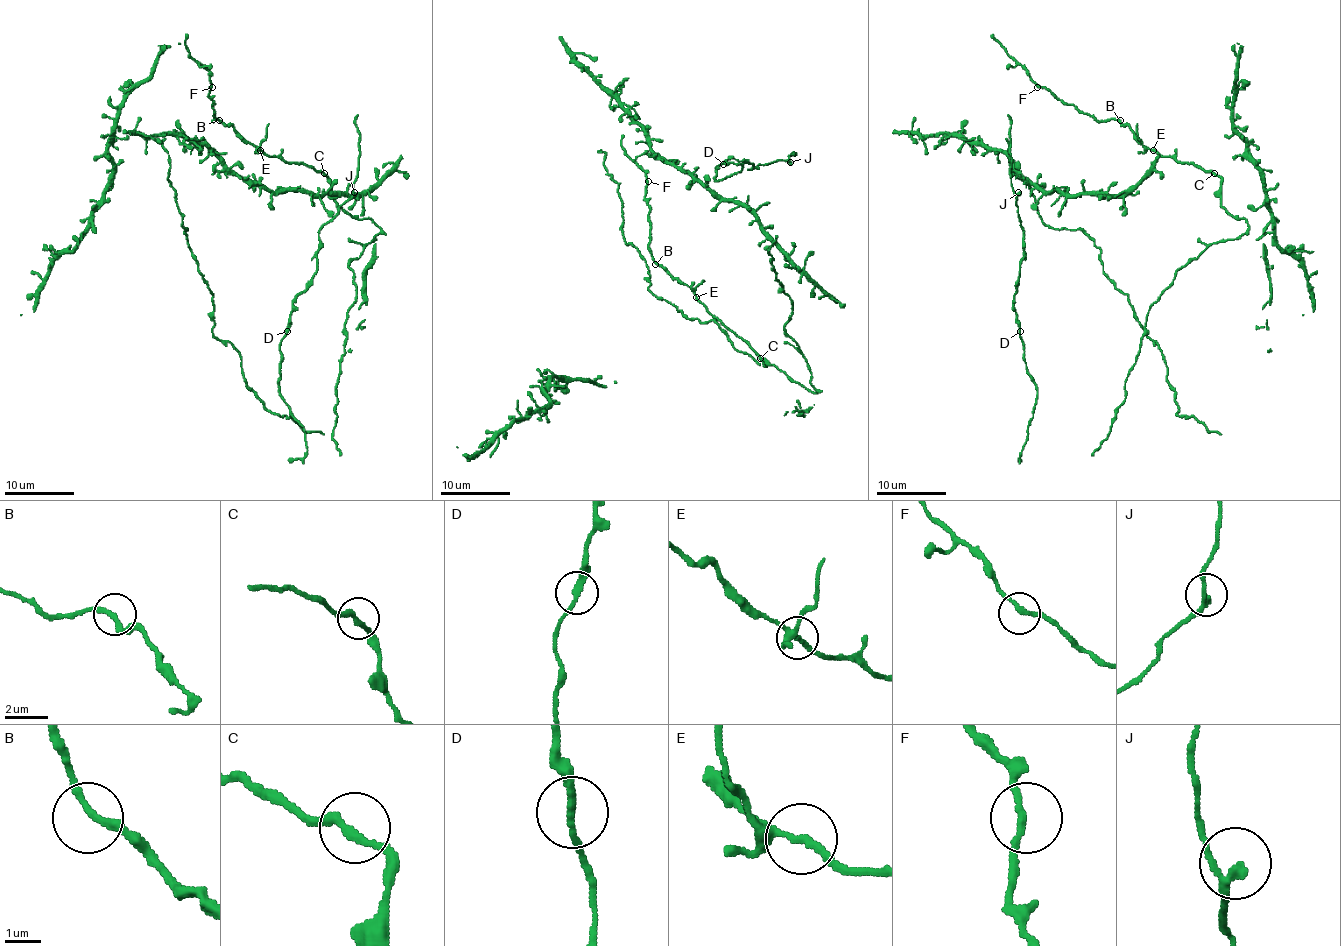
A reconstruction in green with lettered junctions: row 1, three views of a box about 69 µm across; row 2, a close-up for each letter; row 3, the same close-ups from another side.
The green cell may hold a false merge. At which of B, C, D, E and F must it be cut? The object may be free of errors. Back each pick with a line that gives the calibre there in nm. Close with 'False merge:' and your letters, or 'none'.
False merge: none

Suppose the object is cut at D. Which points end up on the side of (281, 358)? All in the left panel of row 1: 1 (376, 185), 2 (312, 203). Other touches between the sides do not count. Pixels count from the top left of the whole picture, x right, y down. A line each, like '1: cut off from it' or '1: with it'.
1: with it
2: with it

